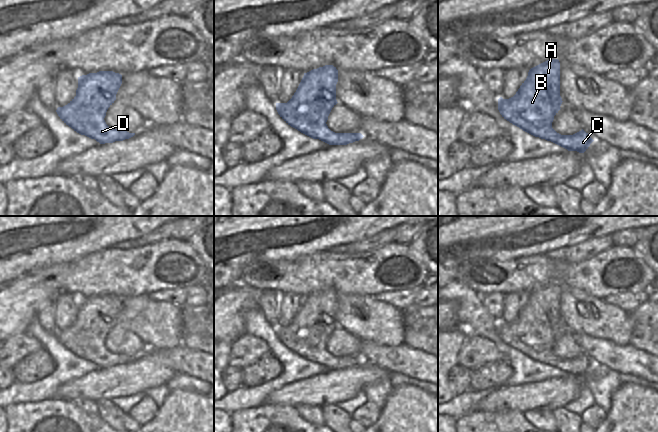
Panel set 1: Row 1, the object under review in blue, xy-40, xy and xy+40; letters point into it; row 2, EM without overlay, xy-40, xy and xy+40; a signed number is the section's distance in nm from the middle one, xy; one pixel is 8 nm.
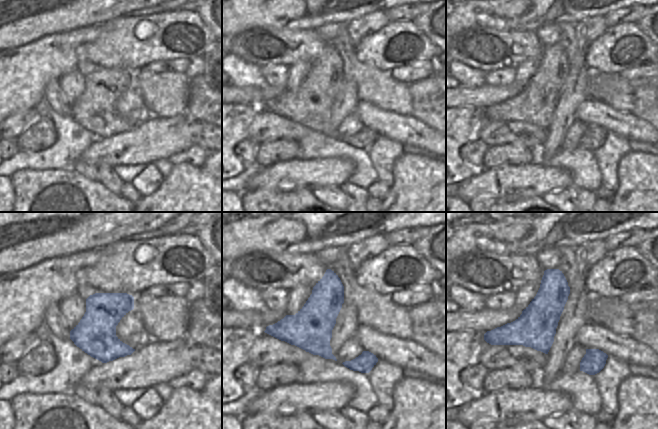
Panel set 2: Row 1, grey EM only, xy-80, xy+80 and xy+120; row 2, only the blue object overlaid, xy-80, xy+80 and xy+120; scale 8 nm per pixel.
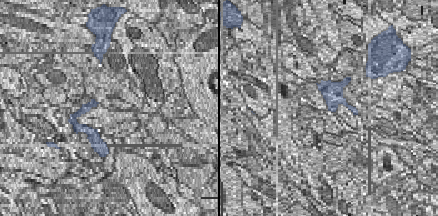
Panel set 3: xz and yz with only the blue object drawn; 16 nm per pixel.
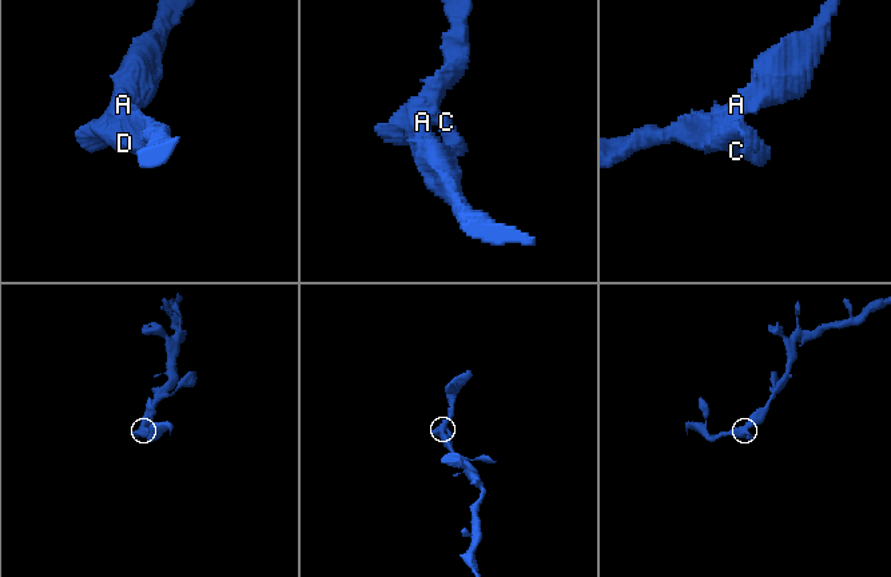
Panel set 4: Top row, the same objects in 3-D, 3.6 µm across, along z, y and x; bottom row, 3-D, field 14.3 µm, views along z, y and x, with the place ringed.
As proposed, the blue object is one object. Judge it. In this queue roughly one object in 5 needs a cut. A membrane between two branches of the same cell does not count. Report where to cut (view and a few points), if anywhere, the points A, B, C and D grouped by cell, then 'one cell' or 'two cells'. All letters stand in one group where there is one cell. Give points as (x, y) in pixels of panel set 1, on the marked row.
no cut; A B C D; one cell

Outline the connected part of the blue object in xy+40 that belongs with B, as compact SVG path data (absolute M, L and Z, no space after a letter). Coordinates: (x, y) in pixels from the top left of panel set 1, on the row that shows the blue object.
M549 59L529 70L526 80L513 97L500 97L498 110L504 119L523 131L568 151L584 153L594 140L583 129L573 135L561 135L552 128L562 102L560 62Z

